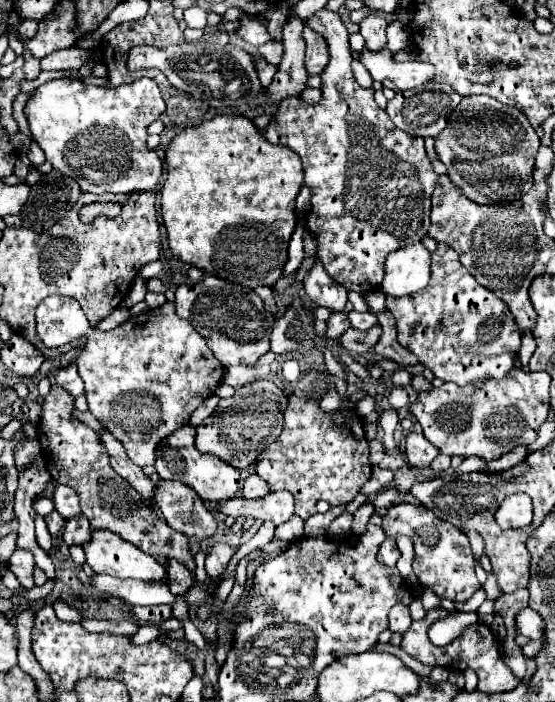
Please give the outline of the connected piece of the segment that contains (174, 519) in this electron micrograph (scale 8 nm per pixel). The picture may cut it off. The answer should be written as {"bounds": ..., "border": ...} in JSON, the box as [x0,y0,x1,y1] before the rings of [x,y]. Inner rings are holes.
{"bounds":[156,482,216,536],"border":[[[158,482],[160,490],[156,490],[156,506],[164,514],[168,526],[174,530],[192,536],[192,530],[200,530],[206,536],[216,534],[216,518],[198,498],[198,494],[184,486],[182,482]]]}

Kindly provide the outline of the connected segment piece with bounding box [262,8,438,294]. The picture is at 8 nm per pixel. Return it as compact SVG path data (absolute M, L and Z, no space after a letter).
M318 10L308 22L314 32L324 36L330 48L330 64L322 74L322 100L314 106L302 106L300 98L288 98L280 106L270 124L262 130L270 144L294 150L304 166L304 186L312 192L312 208L308 214L308 228L318 240L318 260L326 274L340 286L366 294L380 288L384 278L386 256L408 244L420 242L430 228L430 196L436 186L436 172L424 150L424 138L416 138L396 130L388 114L374 102L374 90L358 86L352 76L350 36L336 12Z

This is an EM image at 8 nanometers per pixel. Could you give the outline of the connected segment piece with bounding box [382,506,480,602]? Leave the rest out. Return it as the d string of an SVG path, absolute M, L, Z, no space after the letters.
M424 506L408 508L406 514L396 514L398 526L388 526L388 520L390 508L382 516L382 530L386 536L396 538L404 534L414 542L414 572L420 578L420 584L432 588L440 598L448 598L452 602L466 602L480 588L480 582L474 572L474 556L470 550L470 542L462 530L458 530L450 522L440 520Z

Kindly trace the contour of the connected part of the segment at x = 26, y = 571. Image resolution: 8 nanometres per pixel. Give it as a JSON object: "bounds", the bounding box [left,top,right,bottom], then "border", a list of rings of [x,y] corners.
{"bounds":[10,548,34,588],"border":[[[16,548],[14,554],[10,556],[10,570],[18,576],[21,586],[24,586],[24,588],[32,588],[34,586],[34,566],[34,554],[30,550]]]}

